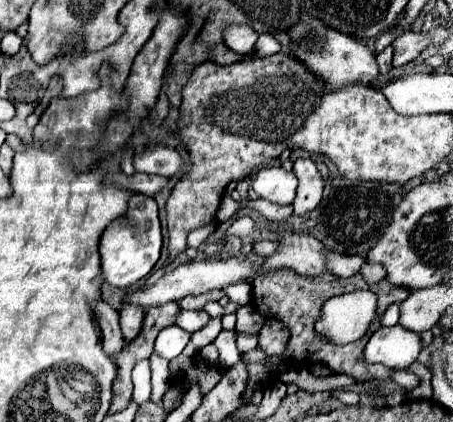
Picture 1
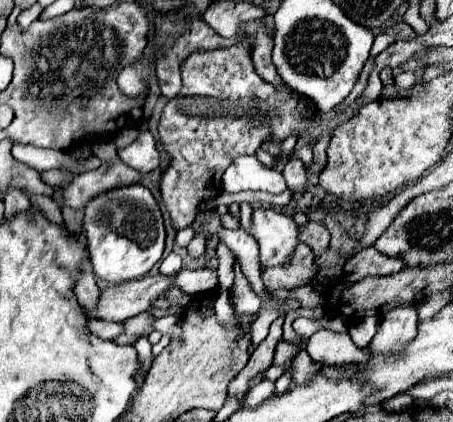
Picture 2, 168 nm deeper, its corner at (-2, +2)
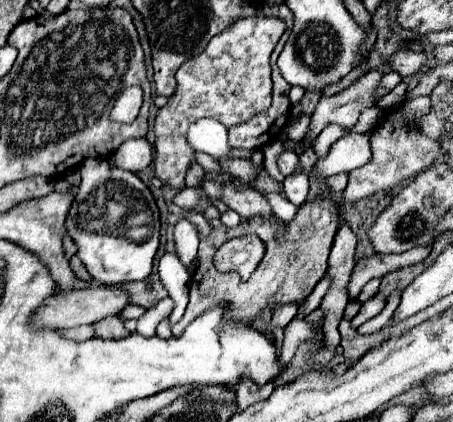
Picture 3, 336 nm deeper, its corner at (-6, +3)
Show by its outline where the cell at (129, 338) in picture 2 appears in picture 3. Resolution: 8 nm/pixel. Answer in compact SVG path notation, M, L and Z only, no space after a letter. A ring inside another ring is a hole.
M118 316L96 322L94 328L96 328L96 336L100 336L100 338L126 338L126 336L130 336L130 332L124 326L124 320Z

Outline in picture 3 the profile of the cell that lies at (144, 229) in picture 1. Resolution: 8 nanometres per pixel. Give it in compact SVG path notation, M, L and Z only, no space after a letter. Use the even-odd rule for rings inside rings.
M84 158L80 166L82 184L76 188L76 198L66 218L66 228L78 246L78 256L86 264L90 276L100 284L124 284L146 280L152 274L154 256L160 246L160 212L148 186L132 172L108 168L104 158Z

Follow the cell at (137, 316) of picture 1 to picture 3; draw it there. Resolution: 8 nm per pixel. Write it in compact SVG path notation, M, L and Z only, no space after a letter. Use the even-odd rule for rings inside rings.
M80 326L80 328L72 328L72 330L64 330L64 336L72 338L72 340L88 340L88 338L94 338L96 332L92 326Z

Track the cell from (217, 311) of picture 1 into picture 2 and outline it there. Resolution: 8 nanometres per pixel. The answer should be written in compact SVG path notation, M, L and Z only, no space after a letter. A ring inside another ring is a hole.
M256 207L252 211L250 235L260 245L262 271L274 265L282 265L298 241L298 225L292 217L274 211L272 207Z

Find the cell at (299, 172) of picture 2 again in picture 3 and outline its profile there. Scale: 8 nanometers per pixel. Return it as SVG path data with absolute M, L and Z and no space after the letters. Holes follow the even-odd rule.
M290 150L282 152L280 158L278 158L278 168L280 168L280 172L282 172L284 176L290 176L290 174L298 172L298 170L300 170L298 154L296 154L296 152L290 152Z

